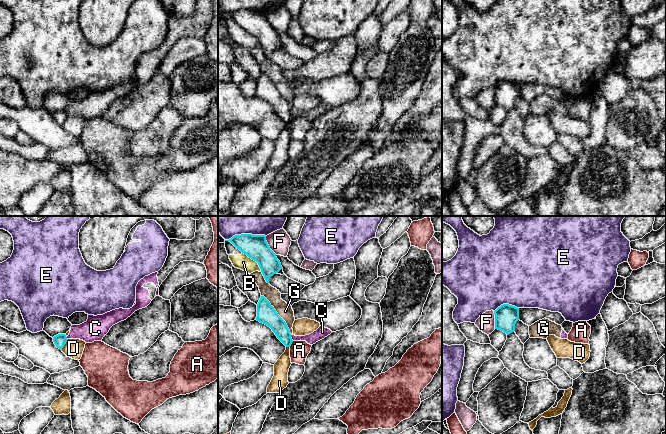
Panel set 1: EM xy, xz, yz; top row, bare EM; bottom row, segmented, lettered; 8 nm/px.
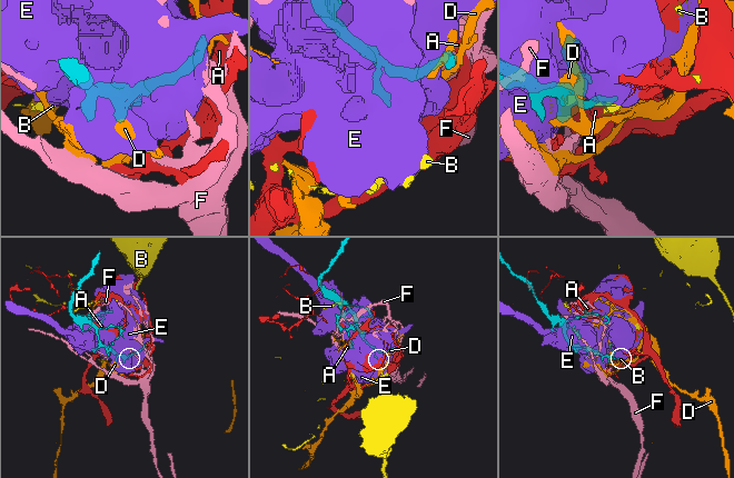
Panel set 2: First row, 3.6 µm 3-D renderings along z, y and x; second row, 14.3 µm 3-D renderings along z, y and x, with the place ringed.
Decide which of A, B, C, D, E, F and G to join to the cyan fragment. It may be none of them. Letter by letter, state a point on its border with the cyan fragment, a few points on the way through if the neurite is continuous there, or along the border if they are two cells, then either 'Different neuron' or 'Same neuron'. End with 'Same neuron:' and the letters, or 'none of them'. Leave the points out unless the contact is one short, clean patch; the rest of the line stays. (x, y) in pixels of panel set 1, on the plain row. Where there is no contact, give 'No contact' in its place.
A: Touches cyan at xz (291, 119). Boundary: xz (293, 117), (289, 122). Different neuron
B: Touches cyan at xz (254, 36). Boundary: xz (242, 28), (253, 35), (261, 47). Different neuron
C: Touches cyan at xz (290, 113). Boundary: xz (290, 110), (293, 116). Different neuron
D: Touches cyan at xy (65, 119). Different neuron
E: Touches cyan at xz (245, 10). Different neuron
F: Touches cyan at xz (268, 21). Different neuron
G: Touches cyan at xz (277, 90). Different neuron
Same neuron: none of them

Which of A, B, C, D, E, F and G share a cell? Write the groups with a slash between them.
A / B / C G / D / E / F

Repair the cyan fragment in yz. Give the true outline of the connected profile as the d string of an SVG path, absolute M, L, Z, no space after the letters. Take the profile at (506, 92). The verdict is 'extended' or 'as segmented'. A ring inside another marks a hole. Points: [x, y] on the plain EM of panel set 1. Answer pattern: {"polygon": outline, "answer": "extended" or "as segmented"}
{"polygon": "M503 80L495 87L495 105L501 106L507 111L515 107L515 100L519 96L519 84Z", "answer": "as segmented"}

